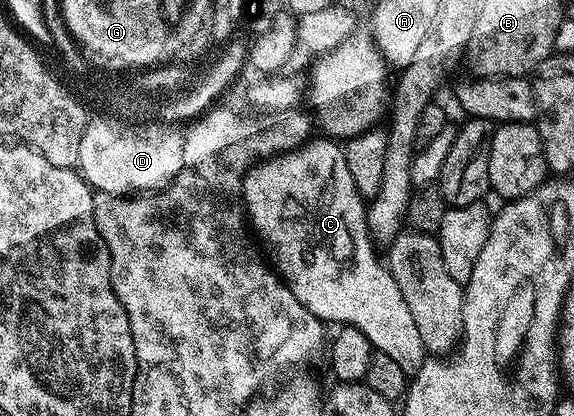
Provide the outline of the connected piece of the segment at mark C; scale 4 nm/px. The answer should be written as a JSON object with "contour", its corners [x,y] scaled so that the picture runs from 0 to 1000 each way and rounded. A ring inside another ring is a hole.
{"contour":[[[538,334],[516,358],[469,375],[434,404],[425,418],[422,457],[430,529],[444,567],[467,587],[479,654],[533,748],[566,776],[592,772],[585,776],[594,784],[615,781],[645,815],[653,846],[679,853],[709,901],[725,897],[742,863],[735,805],[728,805],[728,786],[714,757],[714,738],[707,738],[707,719],[700,719],[700,700],[693,700],[693,680],[686,680],[664,620],[660,627],[648,611],[652,582],[641,565],[636,476],[617,450],[598,356],[578,334],[551,337]]]}

